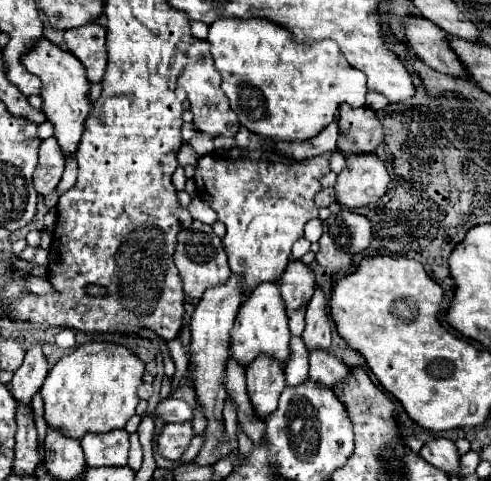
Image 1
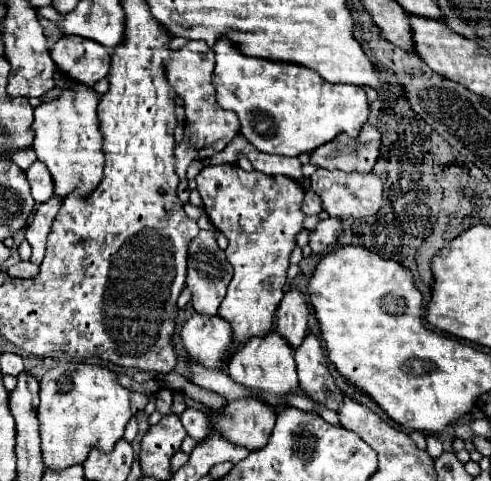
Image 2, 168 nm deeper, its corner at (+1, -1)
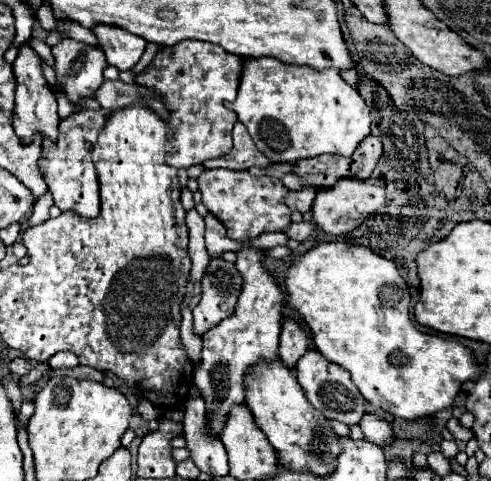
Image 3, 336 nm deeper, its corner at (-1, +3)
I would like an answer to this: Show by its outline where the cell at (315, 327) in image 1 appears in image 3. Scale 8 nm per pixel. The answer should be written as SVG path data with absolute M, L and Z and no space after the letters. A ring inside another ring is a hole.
M308 350L296 364L296 378L298 378L298 384L302 386L308 402L316 410L320 410L328 420L338 420L338 422L344 422L344 424L360 424L362 416L366 414L364 398L354 388L350 374L348 372L342 374L340 366L328 362L324 356L320 356L320 352Z

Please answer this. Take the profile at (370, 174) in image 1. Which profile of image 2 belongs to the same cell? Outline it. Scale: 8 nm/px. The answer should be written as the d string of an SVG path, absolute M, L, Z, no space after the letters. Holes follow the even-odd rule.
M318 170L312 174L312 190L322 196L322 206L336 218L364 218L378 212L382 206L382 178L374 172L342 172Z

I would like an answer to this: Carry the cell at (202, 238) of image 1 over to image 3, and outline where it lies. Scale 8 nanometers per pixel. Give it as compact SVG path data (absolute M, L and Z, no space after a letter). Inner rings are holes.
M212 258L202 278L202 300L194 308L194 334L202 336L232 316L240 290L242 276L234 264L224 258Z

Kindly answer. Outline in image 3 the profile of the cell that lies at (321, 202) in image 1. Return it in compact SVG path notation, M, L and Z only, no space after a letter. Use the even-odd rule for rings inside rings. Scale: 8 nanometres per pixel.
M302 188L302 190L296 190L296 192L288 192L288 196L284 198L284 204L290 210L298 210L298 212L304 214L304 212L310 210L314 196L316 196L316 192L312 192L312 188Z

